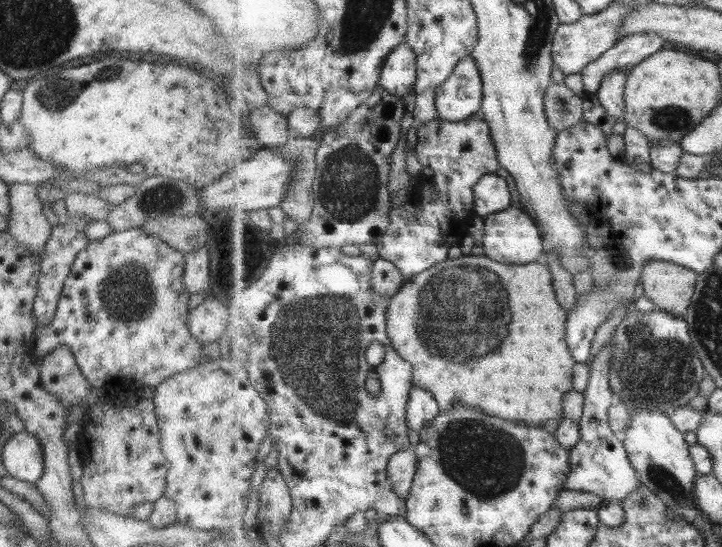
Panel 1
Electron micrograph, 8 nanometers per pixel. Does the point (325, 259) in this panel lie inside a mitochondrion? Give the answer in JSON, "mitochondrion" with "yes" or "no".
{"mitochondrion":"no"}

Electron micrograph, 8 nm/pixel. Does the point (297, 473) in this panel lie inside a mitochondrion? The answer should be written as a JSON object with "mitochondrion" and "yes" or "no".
{"mitochondrion":"no"}

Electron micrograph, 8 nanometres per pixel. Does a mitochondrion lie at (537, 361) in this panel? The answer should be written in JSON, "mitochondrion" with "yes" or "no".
{"mitochondrion":"no"}

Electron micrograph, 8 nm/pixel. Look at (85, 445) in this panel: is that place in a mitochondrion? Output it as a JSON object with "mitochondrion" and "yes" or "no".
{"mitochondrion":"no"}

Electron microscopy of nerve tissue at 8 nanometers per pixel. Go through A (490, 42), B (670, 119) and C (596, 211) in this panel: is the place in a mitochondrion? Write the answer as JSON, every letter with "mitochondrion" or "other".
{"A":"other","B":"mitochondrion","C":"other"}

